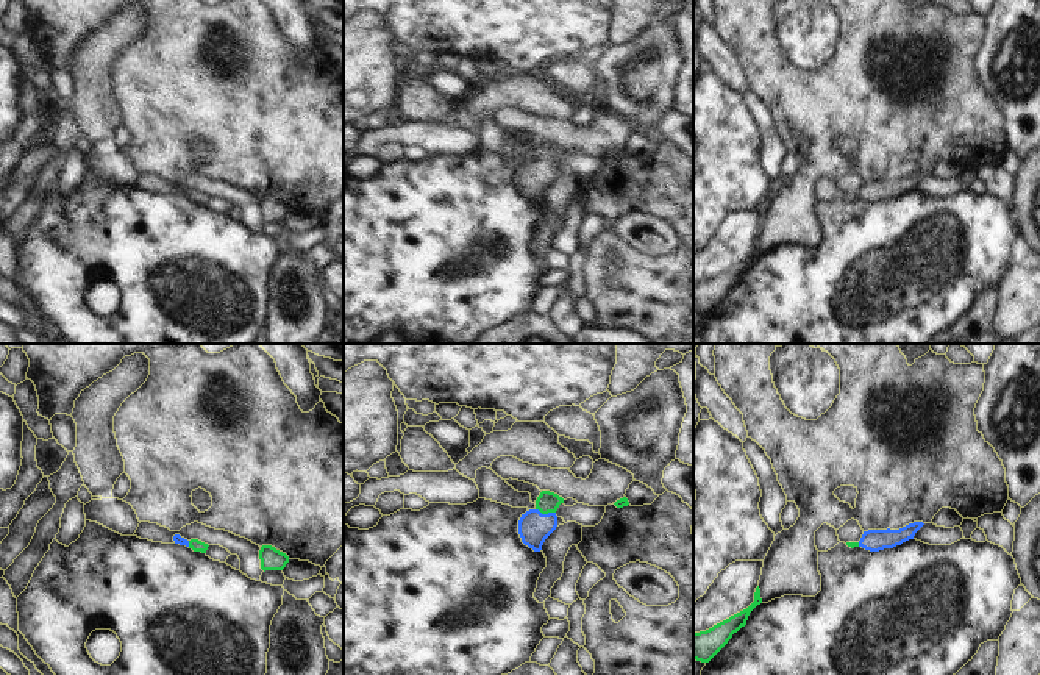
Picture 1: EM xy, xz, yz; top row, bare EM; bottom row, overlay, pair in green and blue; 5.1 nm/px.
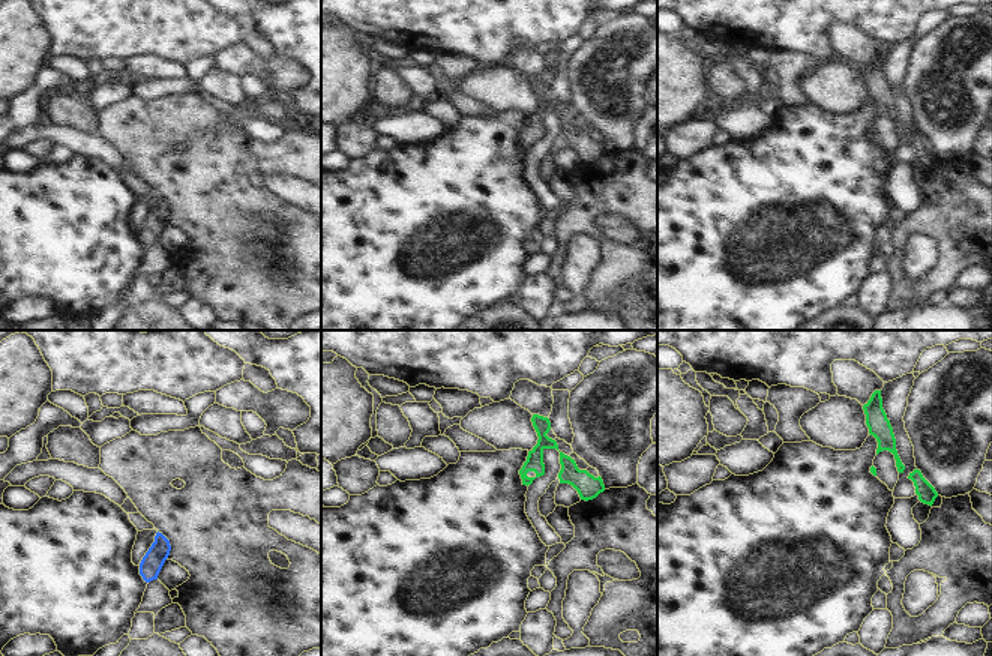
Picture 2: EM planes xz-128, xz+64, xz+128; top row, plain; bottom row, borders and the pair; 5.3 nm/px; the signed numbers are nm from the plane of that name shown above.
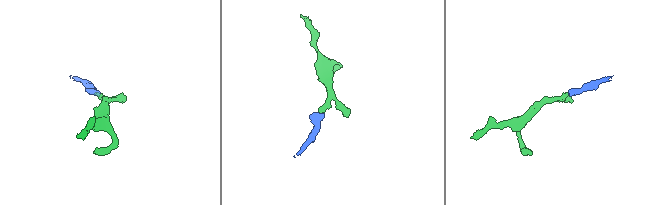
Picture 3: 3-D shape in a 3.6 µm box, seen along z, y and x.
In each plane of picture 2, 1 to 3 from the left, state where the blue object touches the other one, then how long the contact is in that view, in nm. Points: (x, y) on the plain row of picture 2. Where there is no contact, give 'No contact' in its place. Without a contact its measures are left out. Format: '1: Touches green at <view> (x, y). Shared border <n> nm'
1: No contact
2: No contact
3: No contact.

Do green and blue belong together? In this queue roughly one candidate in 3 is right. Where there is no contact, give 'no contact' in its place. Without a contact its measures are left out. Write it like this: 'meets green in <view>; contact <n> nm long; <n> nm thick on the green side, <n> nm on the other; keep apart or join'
meets green in xz; contact 110 nm long; 110 nm thick on the green side, 160 nm on the other; join

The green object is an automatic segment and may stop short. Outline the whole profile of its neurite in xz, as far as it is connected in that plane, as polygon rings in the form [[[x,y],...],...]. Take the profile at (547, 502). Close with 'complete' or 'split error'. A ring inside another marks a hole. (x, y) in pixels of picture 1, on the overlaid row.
[[[542,491],[536,500],[536,508],[522,514],[518,520],[518,534],[522,542],[540,552],[545,539],[556,530],[556,511],[564,498],[554,492]]]; split error

